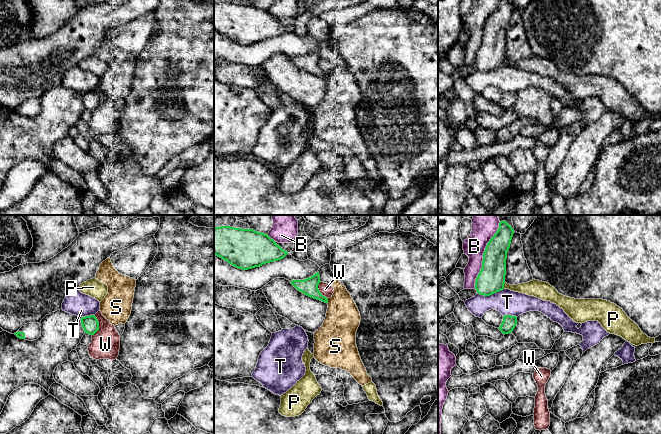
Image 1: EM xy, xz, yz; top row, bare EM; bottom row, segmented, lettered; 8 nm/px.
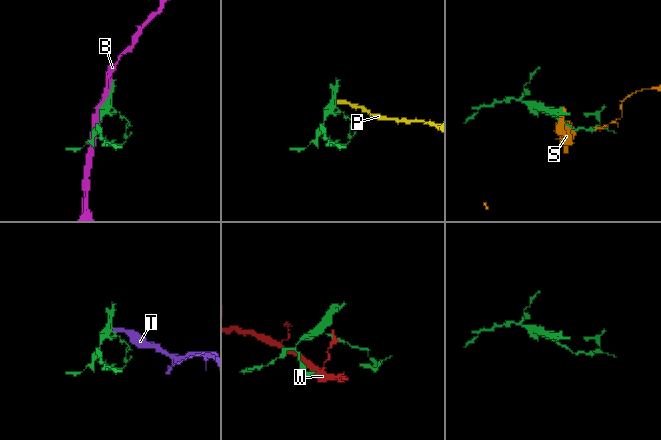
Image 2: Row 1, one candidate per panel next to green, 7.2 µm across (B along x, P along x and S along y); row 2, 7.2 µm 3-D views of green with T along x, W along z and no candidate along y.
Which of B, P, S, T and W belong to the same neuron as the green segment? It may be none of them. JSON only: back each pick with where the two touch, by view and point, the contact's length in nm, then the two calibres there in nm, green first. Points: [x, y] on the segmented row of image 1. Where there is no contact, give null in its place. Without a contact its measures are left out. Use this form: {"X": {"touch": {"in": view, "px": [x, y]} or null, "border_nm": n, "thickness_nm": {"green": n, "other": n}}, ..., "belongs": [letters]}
{"belongs": []}

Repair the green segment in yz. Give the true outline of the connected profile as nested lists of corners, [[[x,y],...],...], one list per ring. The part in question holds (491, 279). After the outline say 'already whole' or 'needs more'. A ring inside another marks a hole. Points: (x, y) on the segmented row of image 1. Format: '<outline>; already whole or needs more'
[[[501,221],[483,253],[482,268],[475,281],[477,293],[490,296],[504,289],[507,252],[514,234],[513,228]]]; already whole

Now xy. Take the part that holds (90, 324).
[[[95,315],[82,317],[81,324],[87,334],[94,335],[99,330],[99,322]]]; already whole

